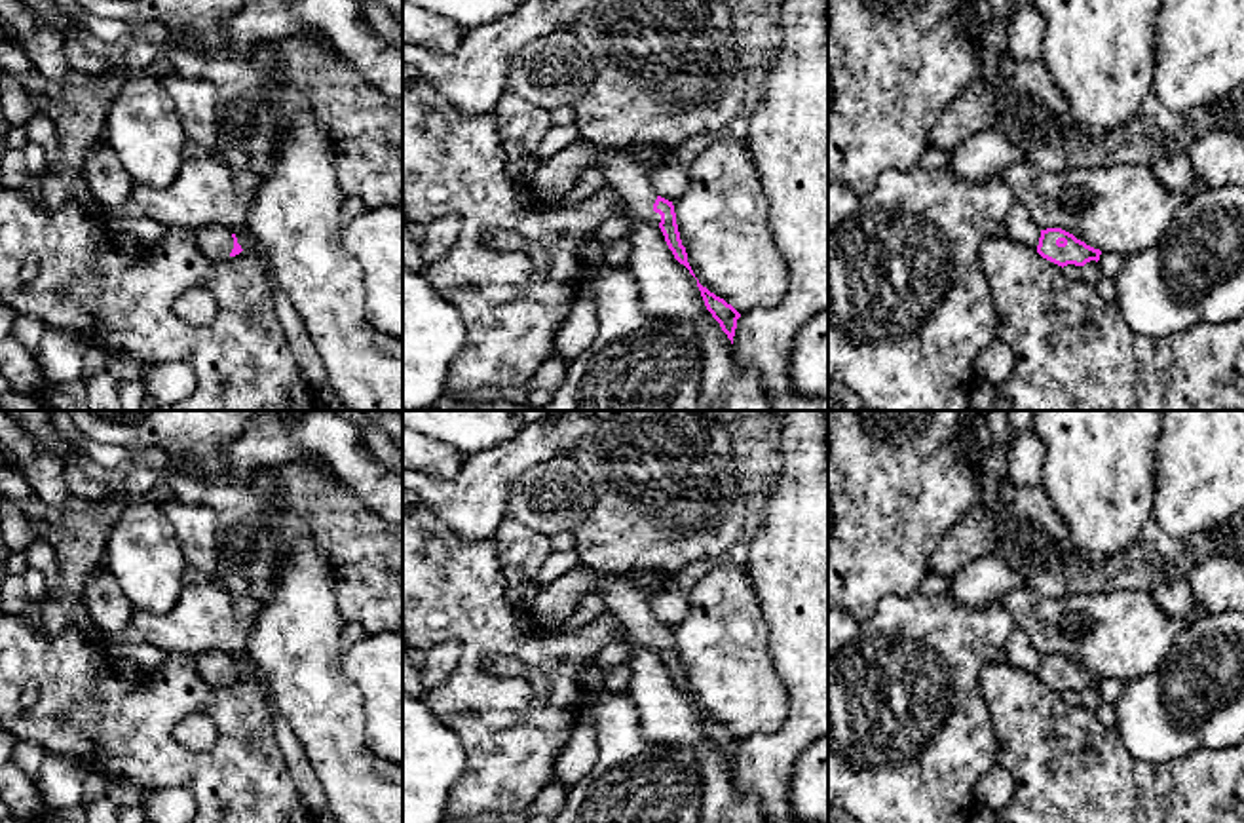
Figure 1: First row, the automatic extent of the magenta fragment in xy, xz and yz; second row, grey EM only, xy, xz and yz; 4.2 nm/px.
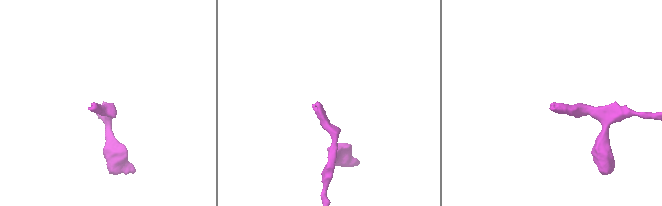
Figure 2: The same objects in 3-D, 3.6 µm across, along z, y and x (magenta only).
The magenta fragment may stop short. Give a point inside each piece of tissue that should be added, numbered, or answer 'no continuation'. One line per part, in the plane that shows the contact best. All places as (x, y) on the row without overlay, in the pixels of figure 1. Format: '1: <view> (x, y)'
1: xz (557, 601)

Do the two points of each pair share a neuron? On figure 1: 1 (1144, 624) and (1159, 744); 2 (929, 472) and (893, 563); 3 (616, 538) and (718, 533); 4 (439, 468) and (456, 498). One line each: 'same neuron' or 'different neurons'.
1: different neurons
2: same neuron
3: same neuron
4: different neurons

